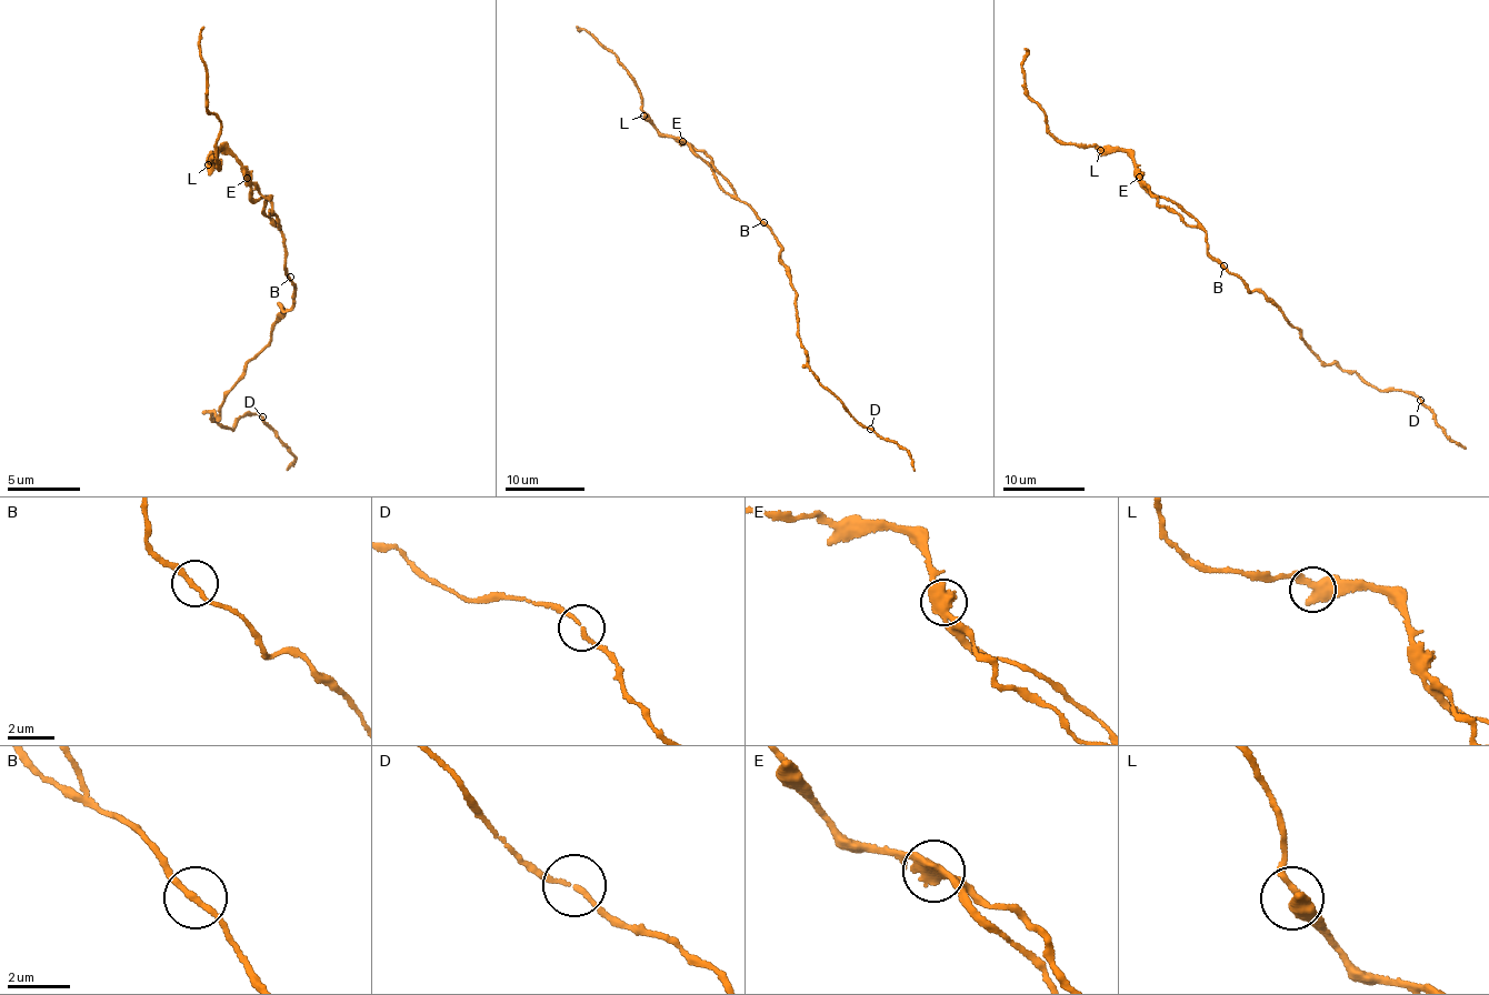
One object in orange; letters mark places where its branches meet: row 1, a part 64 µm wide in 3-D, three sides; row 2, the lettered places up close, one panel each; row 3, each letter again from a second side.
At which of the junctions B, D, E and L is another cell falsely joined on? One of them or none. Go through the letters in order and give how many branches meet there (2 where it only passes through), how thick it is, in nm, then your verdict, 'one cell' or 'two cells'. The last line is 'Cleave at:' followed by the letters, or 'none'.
B: 2 | 200 nm | one cell
D: 2 | 140 nm | one cell
E: 2 | 440 nm | two cells
L: 2 | 460 nm | one cell
Cleave at: E

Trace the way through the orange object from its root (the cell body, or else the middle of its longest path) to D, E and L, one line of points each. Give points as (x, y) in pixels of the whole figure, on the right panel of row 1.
D: (1223, 268), (1281, 311), (1327, 365), (1336, 363), (1355, 372), (1379, 391), (1409, 391), (1421, 400)
E: (1223, 268), (1207, 251), (1207, 233), (1202, 227), (1170, 200), (1157, 196), (1138, 177)
L: (1223, 268), (1207, 251), (1202, 227), (1141, 182), (1132, 158), (1123, 150), (1100, 150)

